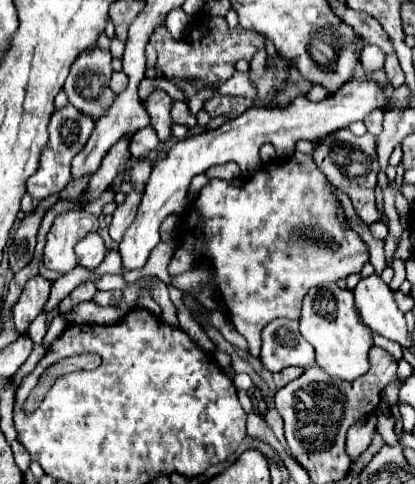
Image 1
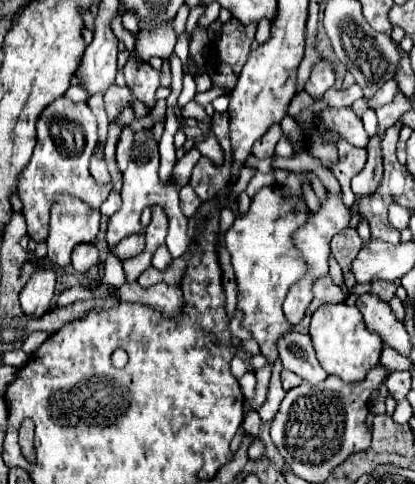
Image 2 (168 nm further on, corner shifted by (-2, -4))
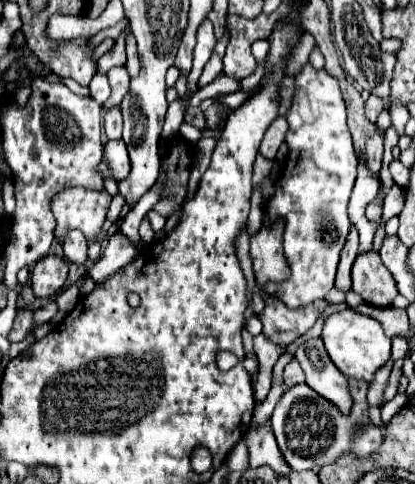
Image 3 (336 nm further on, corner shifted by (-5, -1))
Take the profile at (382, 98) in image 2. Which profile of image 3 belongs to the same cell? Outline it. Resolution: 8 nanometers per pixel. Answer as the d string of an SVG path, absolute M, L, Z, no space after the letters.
M370 95L368 101L366 101L366 117L368 117L370 121L376 121L378 113L380 113L382 109L384 109L384 107L382 107L382 99L378 99L376 95Z

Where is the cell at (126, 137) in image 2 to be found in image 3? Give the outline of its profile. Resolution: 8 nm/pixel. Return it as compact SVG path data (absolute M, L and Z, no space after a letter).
M108 141L104 145L106 149L106 161L118 181L128 177L128 153L124 141Z

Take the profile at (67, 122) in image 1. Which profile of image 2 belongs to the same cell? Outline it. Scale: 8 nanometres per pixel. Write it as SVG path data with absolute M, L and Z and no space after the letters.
M67 96L55 100L43 110L37 124L37 146L33 152L31 162L19 174L19 188L17 194L23 202L23 216L27 220L27 236L35 242L43 242L47 238L47 224L49 224L49 206L55 194L71 194L85 200L89 206L99 208L113 184L103 184L97 188L95 178L89 174L89 158L97 144L97 120L95 114L87 104L75 104Z

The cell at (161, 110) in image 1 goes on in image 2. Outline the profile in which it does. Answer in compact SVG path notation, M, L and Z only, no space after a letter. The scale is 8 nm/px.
M129 56L123 72L125 72L125 84L127 88L131 88L131 94L153 108L155 90L159 88L159 72L153 70L149 62L135 60L135 56Z

